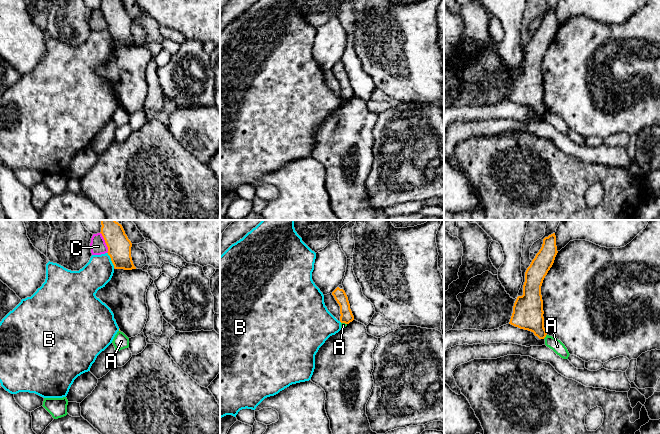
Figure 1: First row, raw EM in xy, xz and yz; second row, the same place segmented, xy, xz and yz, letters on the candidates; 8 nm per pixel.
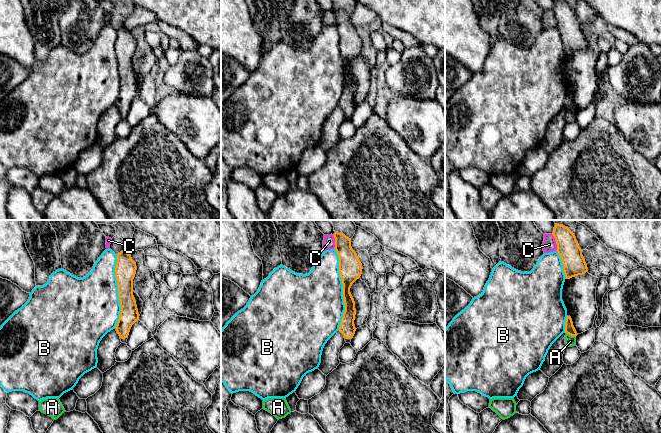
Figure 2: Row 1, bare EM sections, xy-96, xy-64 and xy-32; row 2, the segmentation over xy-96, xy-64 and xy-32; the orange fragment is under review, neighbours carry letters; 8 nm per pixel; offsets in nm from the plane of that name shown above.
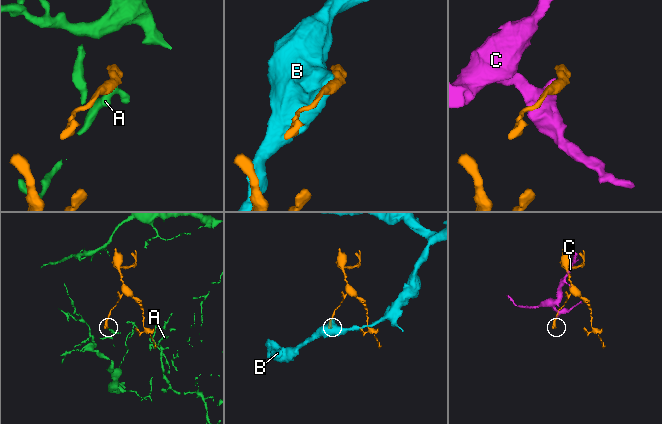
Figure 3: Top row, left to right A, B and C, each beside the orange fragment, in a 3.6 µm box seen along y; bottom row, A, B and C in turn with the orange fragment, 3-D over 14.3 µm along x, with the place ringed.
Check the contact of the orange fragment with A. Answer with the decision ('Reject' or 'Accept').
Reject

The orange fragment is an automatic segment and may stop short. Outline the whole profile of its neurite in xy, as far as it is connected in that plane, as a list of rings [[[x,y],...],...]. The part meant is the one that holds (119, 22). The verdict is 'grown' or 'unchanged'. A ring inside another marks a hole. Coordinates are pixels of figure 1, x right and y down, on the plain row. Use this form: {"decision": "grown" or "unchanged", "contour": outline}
{"decision": "unchanged", "contour": [[[101,0],[101,10],[115,45],[136,45],[131,33],[132,19],[121,0]]]}

